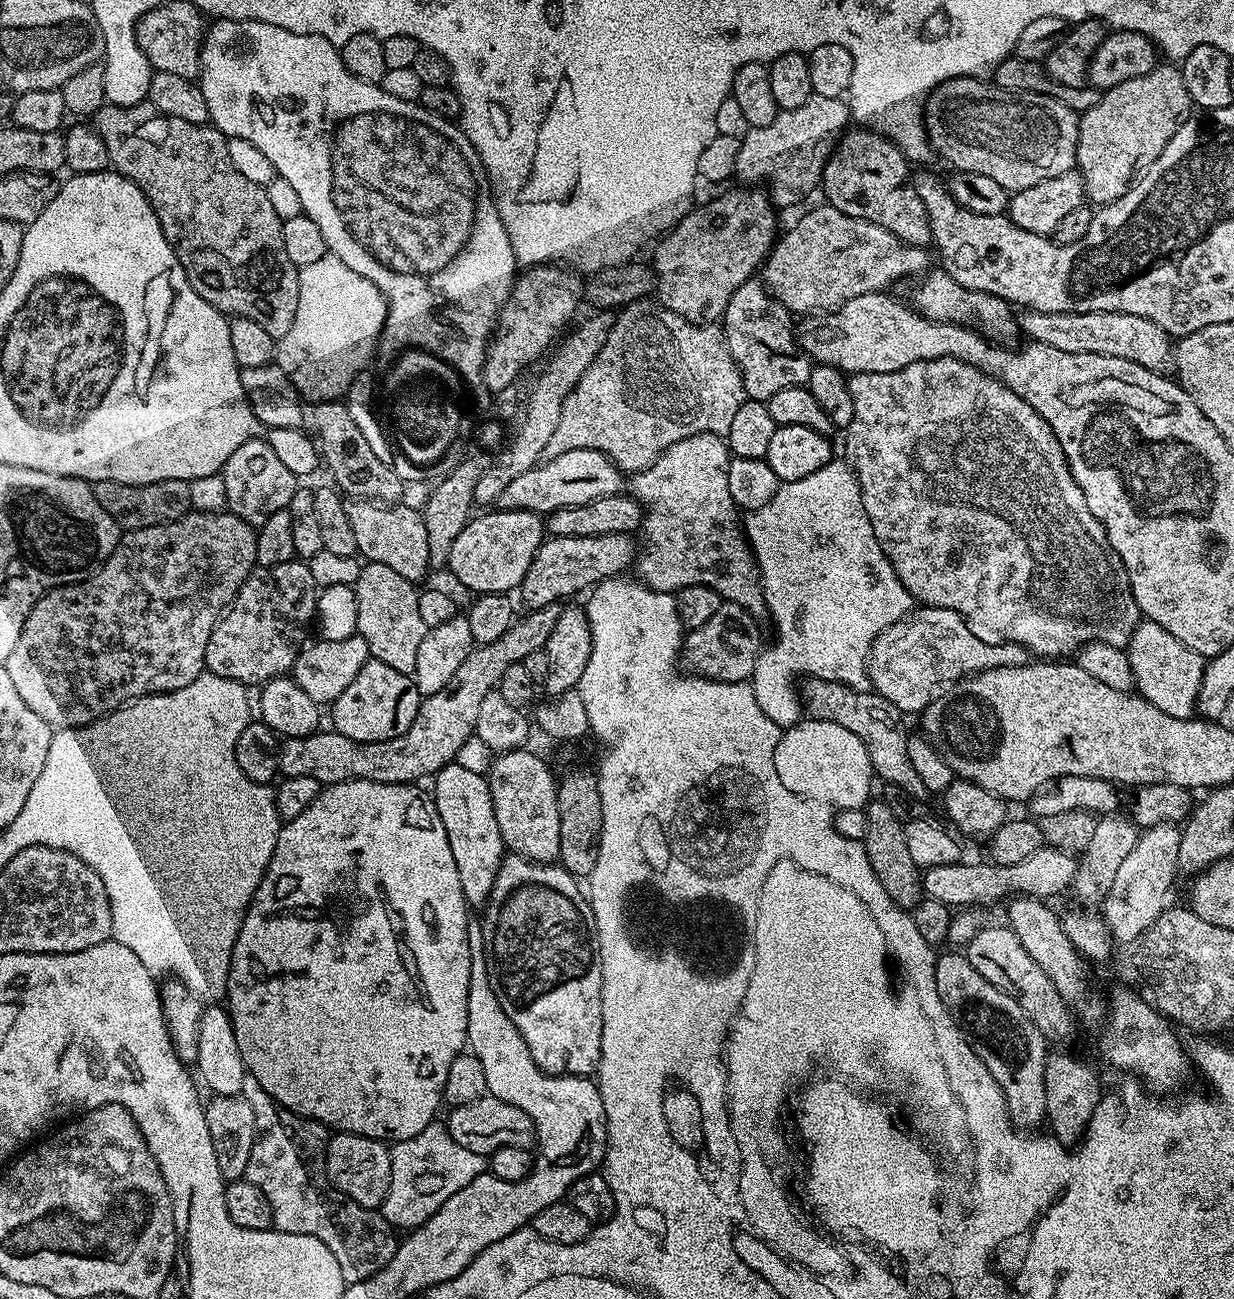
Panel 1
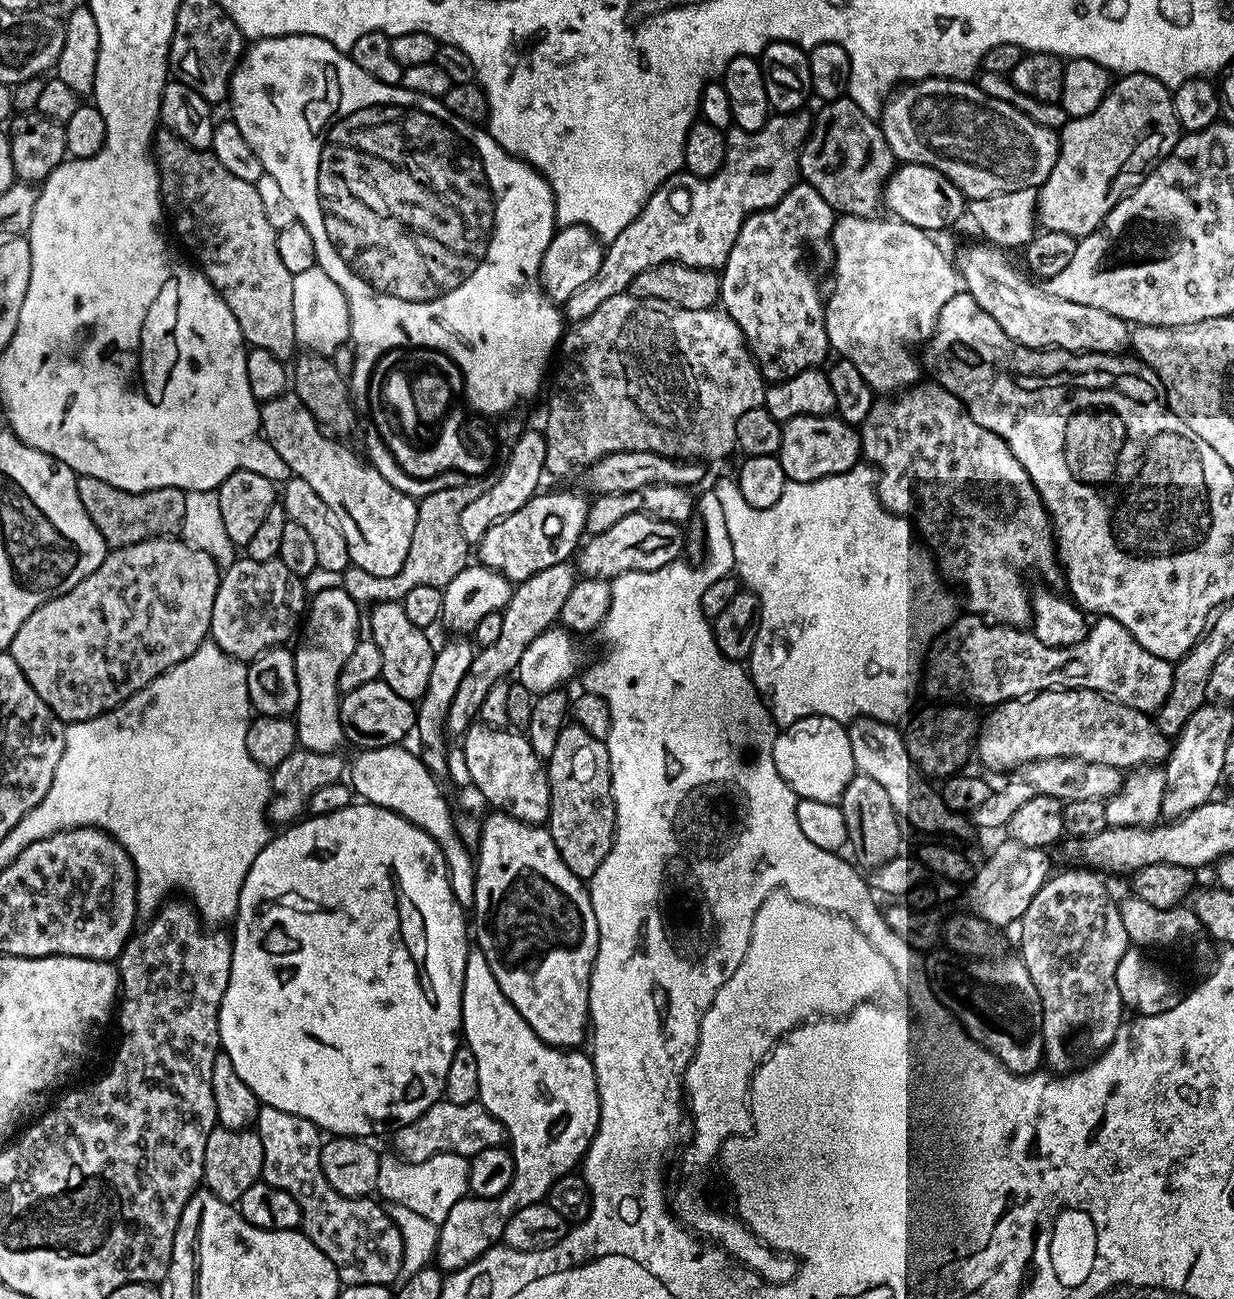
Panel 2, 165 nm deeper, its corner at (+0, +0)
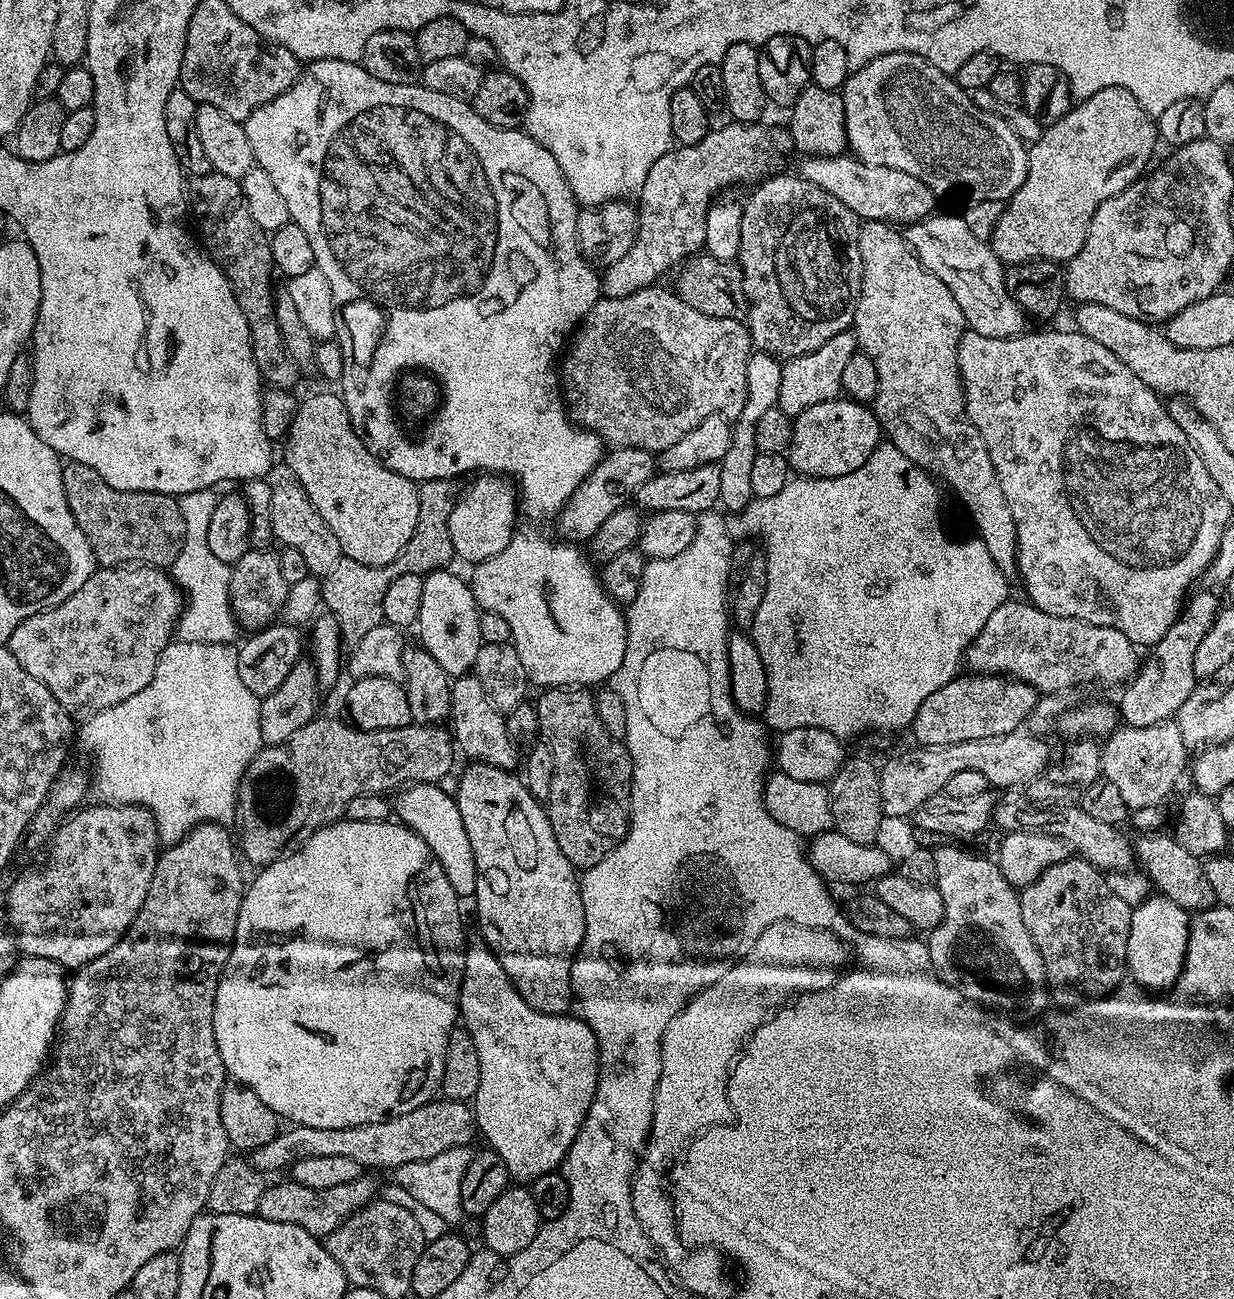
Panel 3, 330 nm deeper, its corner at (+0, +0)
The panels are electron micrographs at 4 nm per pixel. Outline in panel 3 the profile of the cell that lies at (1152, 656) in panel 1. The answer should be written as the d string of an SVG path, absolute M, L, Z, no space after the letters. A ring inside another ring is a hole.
M1023 599L1005 600L994 614L982 626L978 638L969 646L966 653L966 664L973 673L985 676L1010 676L1013 680L1026 682L1040 694L1068 694L1071 688L1080 688L1083 684L1117 684L1123 686L1136 675L1142 663L1142 656L1137 645L1132 643L1122 630L1110 626L1094 626L1065 616L1046 614L1030 602Z

